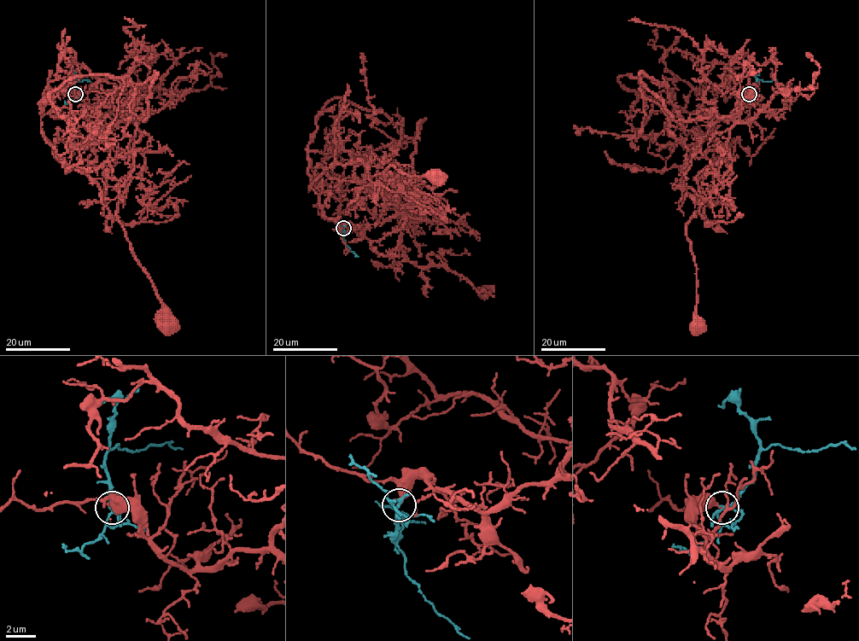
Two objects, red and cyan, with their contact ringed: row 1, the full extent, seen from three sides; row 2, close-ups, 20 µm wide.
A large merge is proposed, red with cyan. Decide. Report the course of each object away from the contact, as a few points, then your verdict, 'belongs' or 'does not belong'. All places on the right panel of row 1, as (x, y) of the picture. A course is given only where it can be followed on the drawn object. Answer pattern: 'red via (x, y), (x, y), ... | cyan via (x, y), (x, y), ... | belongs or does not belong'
red via (749, 94), (723, 157), (697, 176), (700, 206), (686, 231), (698, 329) | cyan via (749, 94), (760, 80), (777, 81) | belongs

